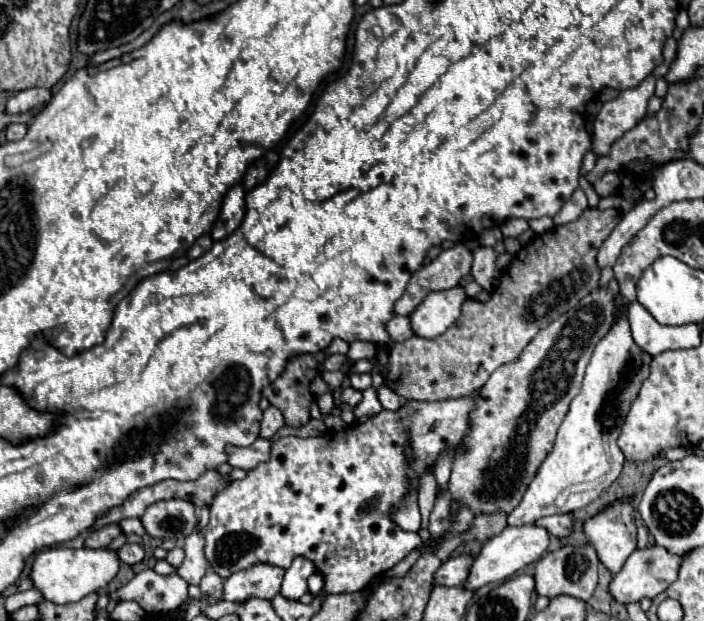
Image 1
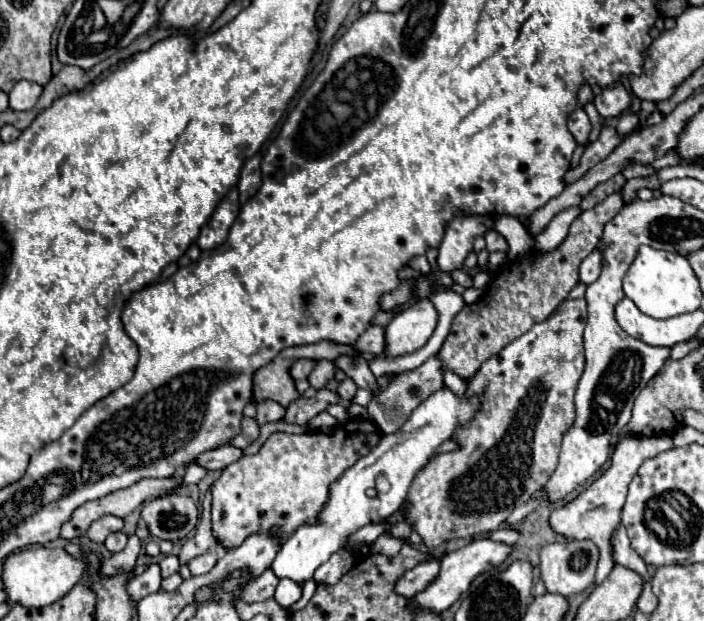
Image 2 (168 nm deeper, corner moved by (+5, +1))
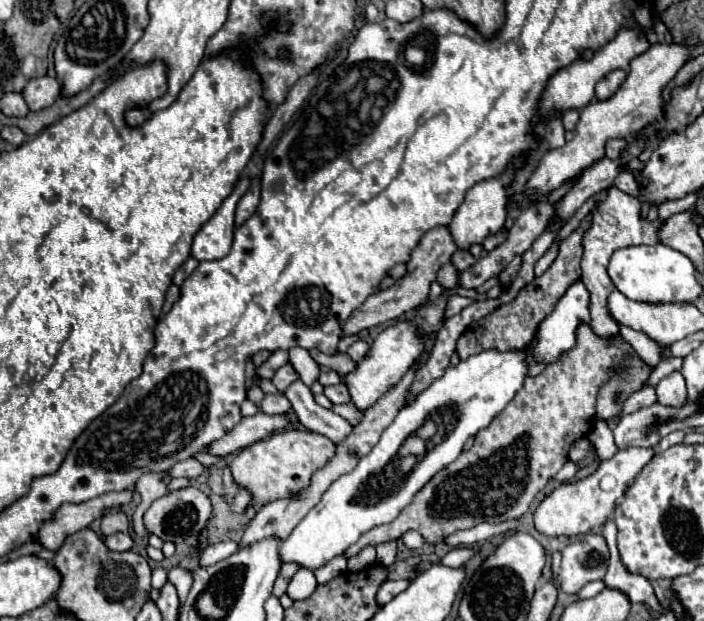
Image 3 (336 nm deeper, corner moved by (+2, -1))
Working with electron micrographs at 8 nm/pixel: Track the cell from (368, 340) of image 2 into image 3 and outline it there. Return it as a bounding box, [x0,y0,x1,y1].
[348,341,370,361]

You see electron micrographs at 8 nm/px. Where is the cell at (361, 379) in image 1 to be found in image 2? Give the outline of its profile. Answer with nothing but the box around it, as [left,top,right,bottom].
[335,379,357,403]

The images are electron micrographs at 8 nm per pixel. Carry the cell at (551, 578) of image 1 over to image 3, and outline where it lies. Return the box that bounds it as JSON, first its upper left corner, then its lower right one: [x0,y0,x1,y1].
[558,533,608,595]

